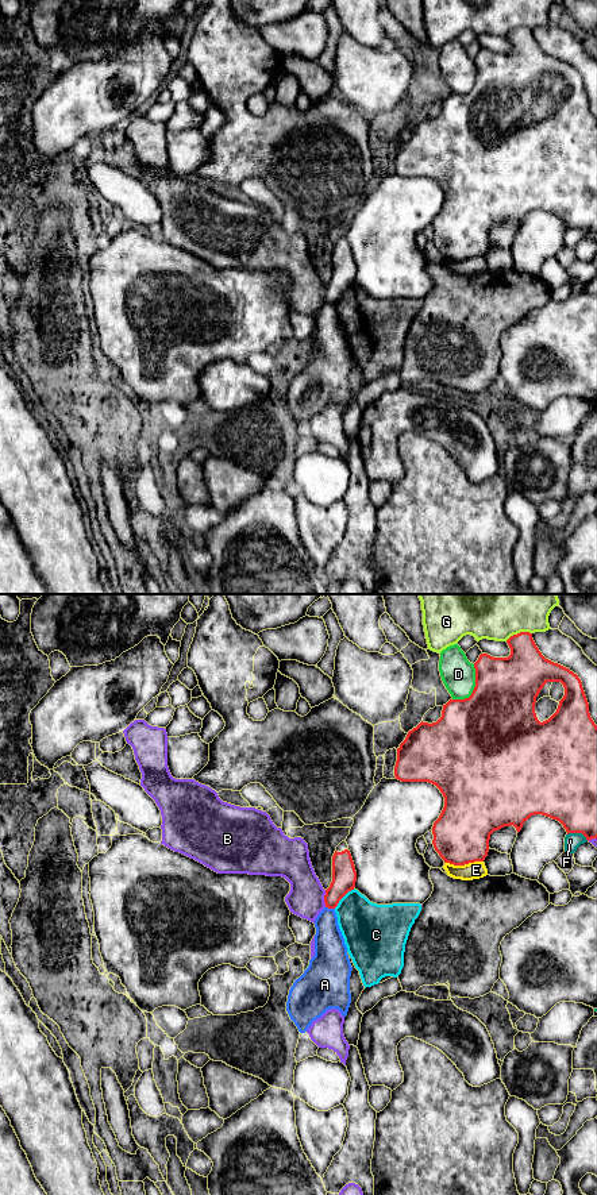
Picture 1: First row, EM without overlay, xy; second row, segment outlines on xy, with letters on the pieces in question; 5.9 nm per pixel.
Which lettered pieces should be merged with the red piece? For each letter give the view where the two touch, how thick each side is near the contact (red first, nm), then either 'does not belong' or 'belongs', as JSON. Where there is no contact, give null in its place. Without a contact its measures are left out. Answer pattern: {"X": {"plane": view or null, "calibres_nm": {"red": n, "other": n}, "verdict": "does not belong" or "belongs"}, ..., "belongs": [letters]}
{"A": {"plane": "xy", "calibres_nm": {"red": 140, "other": 190}, "verdict": "does not belong"}, "B": {"plane": "xy", "calibres_nm": {"red": 140, "other": 220}, "verdict": "does not belong"}, "C": {"plane": "xy", "calibres_nm": {"red": 140, "other": 300}, "verdict": "does not belong"}, "D": {"plane": "xy", "calibres_nm": {"red": 480, "other": 200}, "verdict": "does not belong"}, "E": {"plane": "xy", "calibres_nm": {"red": 340, "other": 100}, "verdict": "does not belong"}, "F": {"plane": "xy", "calibres_nm": {"red": 360, "other": 100}, "verdict": "does not belong"}, "G": {"plane": "xy", "calibres_nm": {"red": 280, "other": 500}, "verdict": "does not belong"}, "belongs": []}

